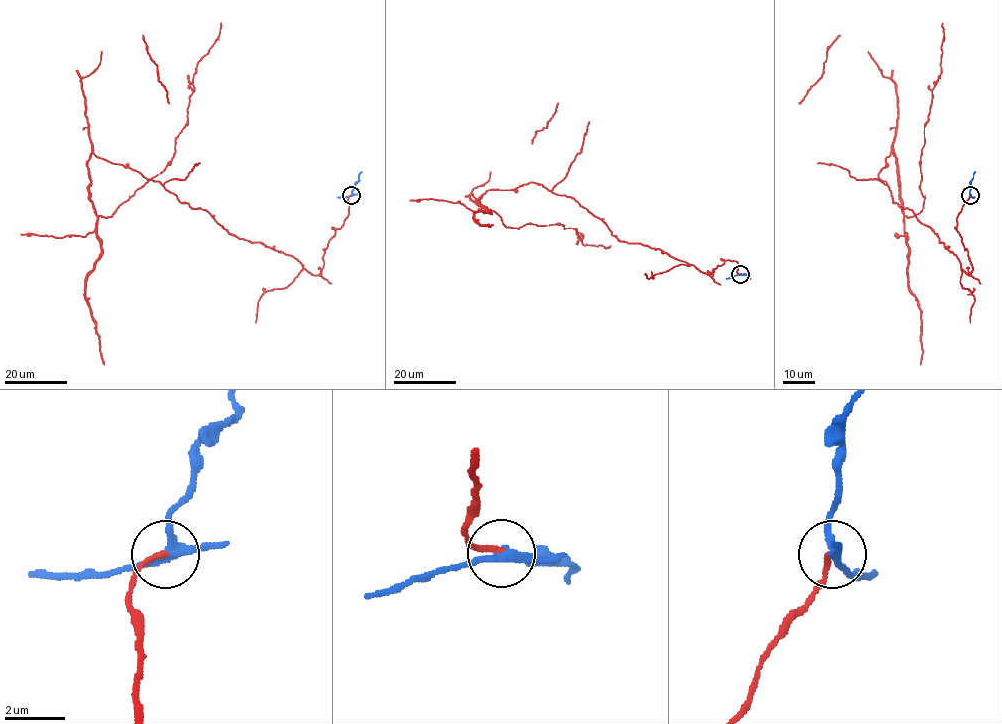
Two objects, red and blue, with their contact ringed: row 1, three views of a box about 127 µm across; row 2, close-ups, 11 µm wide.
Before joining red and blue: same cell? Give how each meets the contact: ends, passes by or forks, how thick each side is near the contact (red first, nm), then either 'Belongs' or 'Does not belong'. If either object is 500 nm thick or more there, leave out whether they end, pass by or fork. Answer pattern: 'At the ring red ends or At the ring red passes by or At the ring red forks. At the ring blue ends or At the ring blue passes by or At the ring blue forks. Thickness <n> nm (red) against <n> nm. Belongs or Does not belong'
At the ring red ends. At the ring blue forks. Thickness 180 nm (red) against 240 nm. Does not belong

